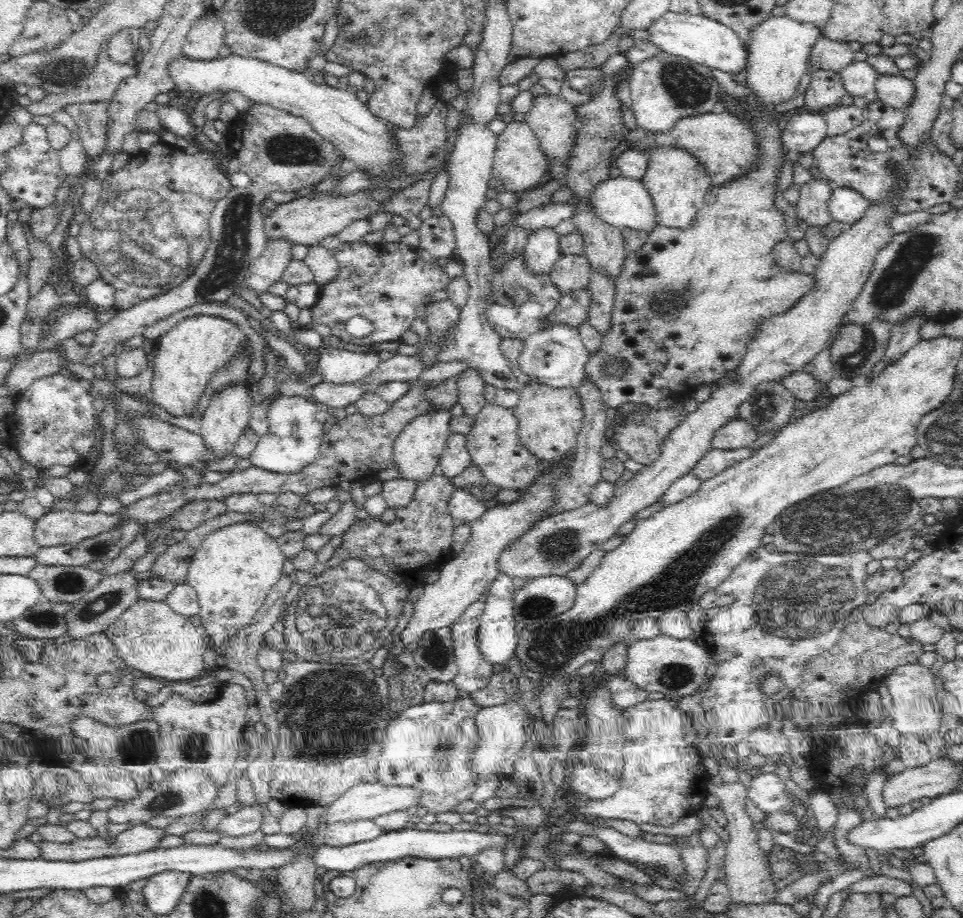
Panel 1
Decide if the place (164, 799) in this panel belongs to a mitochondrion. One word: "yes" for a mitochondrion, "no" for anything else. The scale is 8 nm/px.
yes

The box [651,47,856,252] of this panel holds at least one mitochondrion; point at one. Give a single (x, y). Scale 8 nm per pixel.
(687, 87)

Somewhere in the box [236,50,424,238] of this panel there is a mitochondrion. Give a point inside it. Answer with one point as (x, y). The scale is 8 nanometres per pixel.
(286, 149)

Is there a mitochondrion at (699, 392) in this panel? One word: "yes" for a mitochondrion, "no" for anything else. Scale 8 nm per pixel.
no

